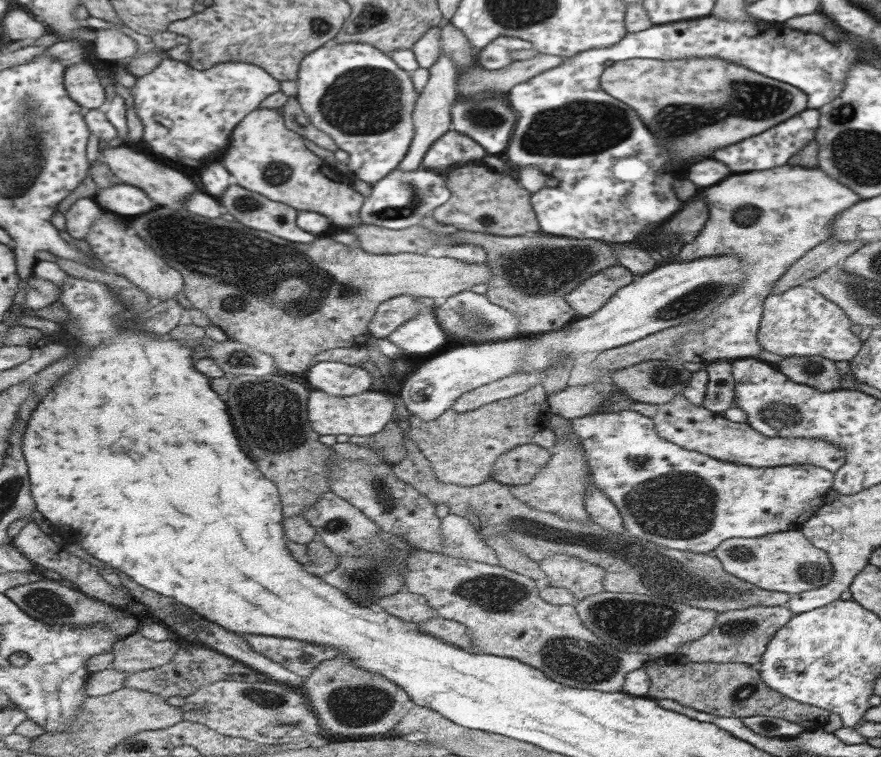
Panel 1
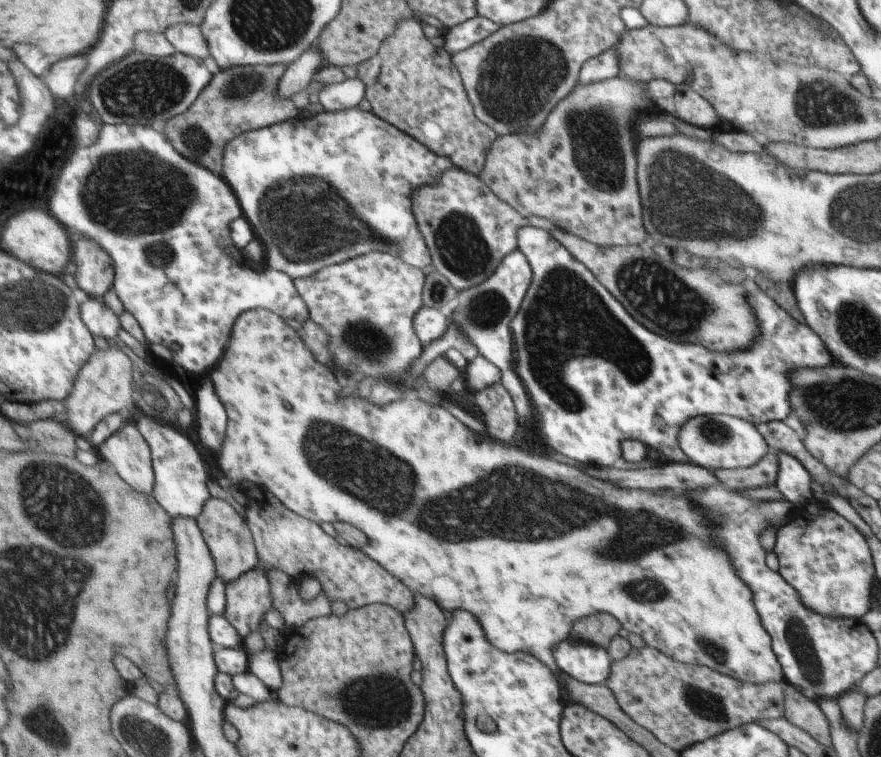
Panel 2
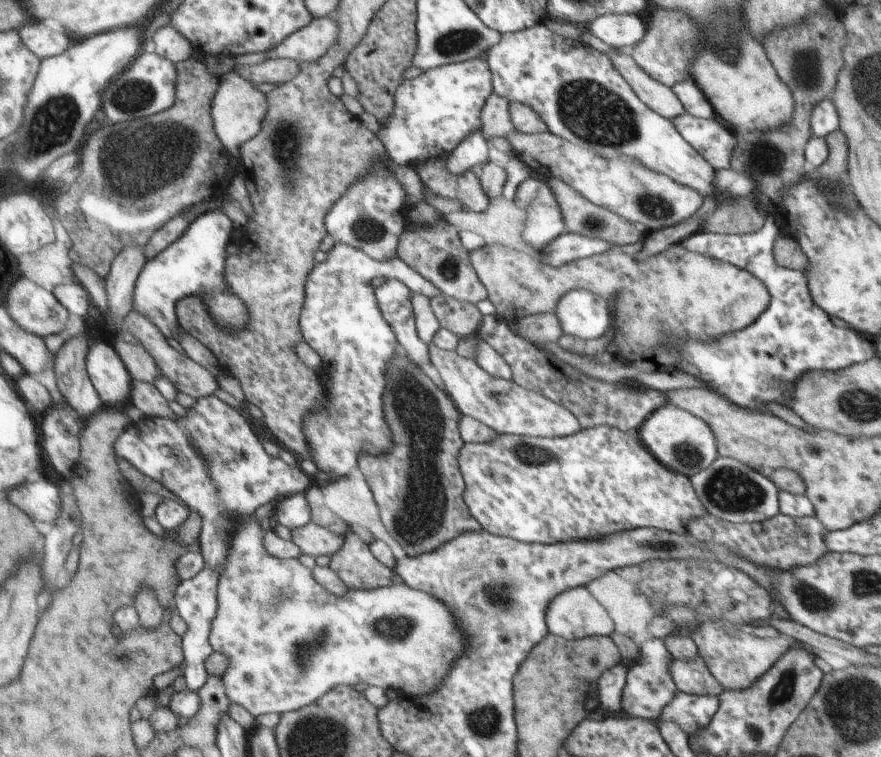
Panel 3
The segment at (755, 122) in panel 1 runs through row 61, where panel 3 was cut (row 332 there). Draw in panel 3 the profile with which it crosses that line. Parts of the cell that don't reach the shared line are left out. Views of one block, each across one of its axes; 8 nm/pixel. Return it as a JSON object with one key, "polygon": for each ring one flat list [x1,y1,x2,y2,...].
{"polygon":[[673,243,659,253,645,259,637,259,626,254,613,245,603,254,577,258,554,267,541,264,540,260,523,251,517,251,498,244,484,245,470,252,472,267,477,272,484,287,487,289,487,299,494,306,494,316,502,321,520,320,525,316,547,314,551,312,559,300,572,290,588,289,609,302,610,308,616,315,616,324,623,332,613,334,611,342,617,346,615,357,631,358,629,365,644,372,671,371,669,363,675,364,673,356,673,340,675,336,691,336,691,338,707,338,715,340,725,332,735,332,747,328,771,302,771,294,763,281,757,280,752,273,743,268,737,268,731,262,715,260,711,256,701,256,699,252,685,252,679,248,680,243]]}

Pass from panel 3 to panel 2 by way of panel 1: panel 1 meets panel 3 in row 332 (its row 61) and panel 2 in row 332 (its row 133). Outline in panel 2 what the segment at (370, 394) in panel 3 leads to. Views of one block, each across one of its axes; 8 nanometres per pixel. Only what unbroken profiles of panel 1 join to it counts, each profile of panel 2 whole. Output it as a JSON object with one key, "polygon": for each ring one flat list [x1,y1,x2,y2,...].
{"polygon":[[369,252,347,262,323,268,304,279,296,279,297,290,309,304,311,320,327,334,327,348,332,357,329,366,336,365,350,376,366,380,401,382,409,376,409,366,420,358,423,345,412,329,412,316,423,306,425,275,420,268,407,264,399,257,383,252]]}

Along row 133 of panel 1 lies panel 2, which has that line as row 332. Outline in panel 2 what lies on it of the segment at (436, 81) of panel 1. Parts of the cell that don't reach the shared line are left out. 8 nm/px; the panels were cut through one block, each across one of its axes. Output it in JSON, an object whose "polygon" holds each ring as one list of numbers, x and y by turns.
{"polygon":[[421,306,412,316,412,329,417,340,424,346,443,336,448,321,445,311]]}

